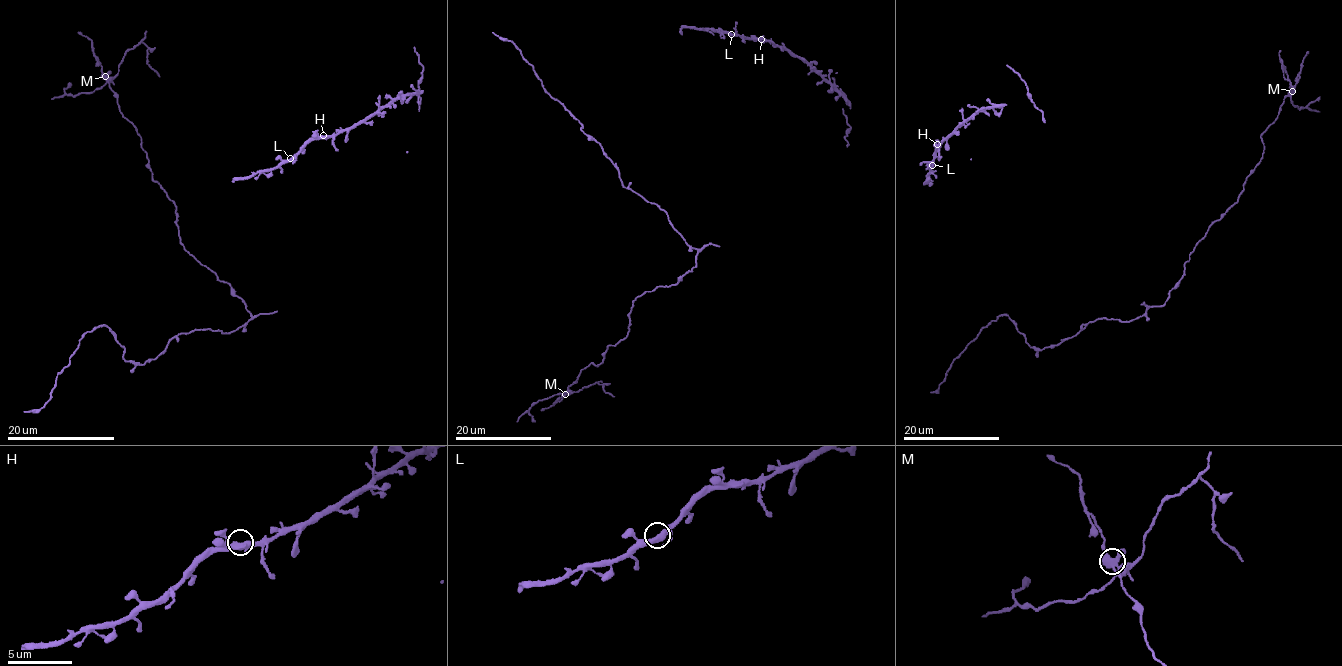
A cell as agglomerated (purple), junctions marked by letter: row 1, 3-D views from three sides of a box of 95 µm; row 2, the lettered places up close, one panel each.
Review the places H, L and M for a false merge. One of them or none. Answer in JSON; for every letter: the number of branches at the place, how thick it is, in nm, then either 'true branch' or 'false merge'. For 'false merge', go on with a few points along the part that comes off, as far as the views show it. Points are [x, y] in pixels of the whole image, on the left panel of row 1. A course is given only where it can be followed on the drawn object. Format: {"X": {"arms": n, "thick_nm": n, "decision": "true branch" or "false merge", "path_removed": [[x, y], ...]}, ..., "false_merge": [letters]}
{"H": {"arms": 3, "thick_nm": 400, "decision": "true branch"}, "L": {"arms": 3, "thick_nm": 380, "decision": "true branch"}, "M": {"arms": 3, "thick_nm": 400, "decision": "false merge", "path_removed": [[105, 76], [114, 76], [124, 55], [141, 42], [148, 48], [146, 63], [160, 76]]}, "false_merge": ["M"]}

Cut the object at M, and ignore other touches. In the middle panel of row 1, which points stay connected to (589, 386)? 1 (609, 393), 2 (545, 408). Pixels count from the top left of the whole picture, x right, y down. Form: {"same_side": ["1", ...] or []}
{"same_side": ["1"]}

